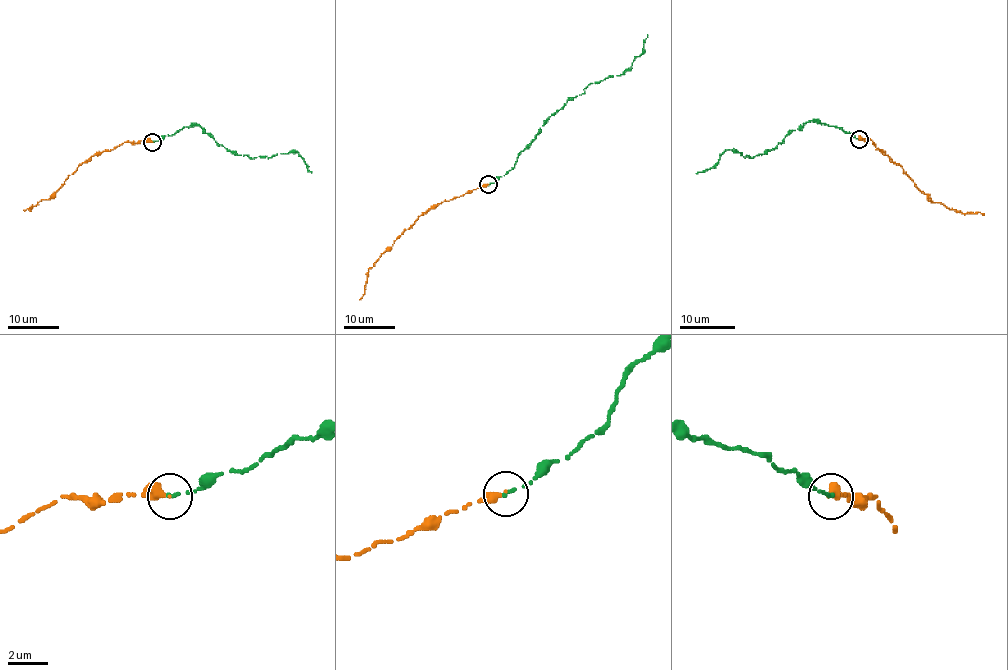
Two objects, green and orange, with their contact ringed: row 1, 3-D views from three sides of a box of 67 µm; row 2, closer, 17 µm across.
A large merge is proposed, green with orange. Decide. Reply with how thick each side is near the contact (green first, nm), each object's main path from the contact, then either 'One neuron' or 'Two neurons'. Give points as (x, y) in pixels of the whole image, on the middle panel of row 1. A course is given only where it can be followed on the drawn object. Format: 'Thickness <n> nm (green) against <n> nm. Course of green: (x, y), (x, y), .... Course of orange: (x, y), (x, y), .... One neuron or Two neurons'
Thickness 190 nm (green) against 360 nm. Course of green: (488, 184), (514, 166), (544, 123), (568, 100), (632, 65), (647, 34). Course of orange: (488, 184), (427, 210), (368, 270), (363, 295), (359, 299). One neuron

